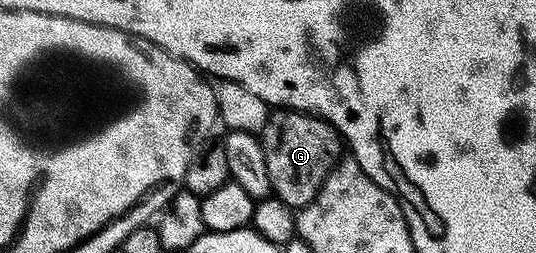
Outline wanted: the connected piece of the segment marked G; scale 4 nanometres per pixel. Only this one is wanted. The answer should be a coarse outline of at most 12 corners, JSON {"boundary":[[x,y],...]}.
{"boundary":[[296,109],[262,131],[271,192],[309,207],[345,157],[339,130]]}

